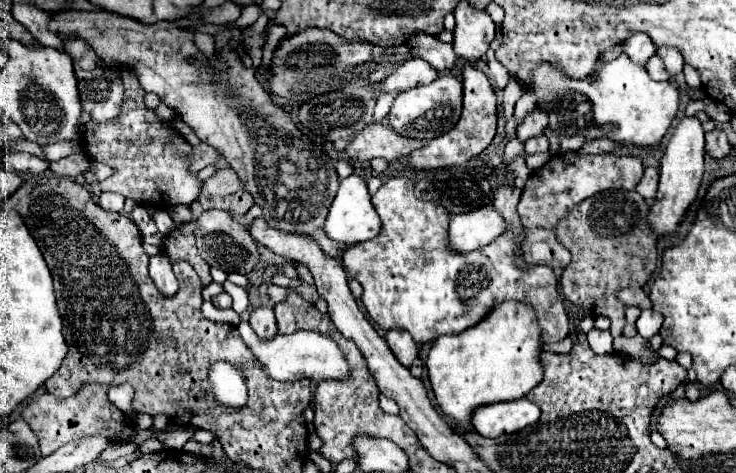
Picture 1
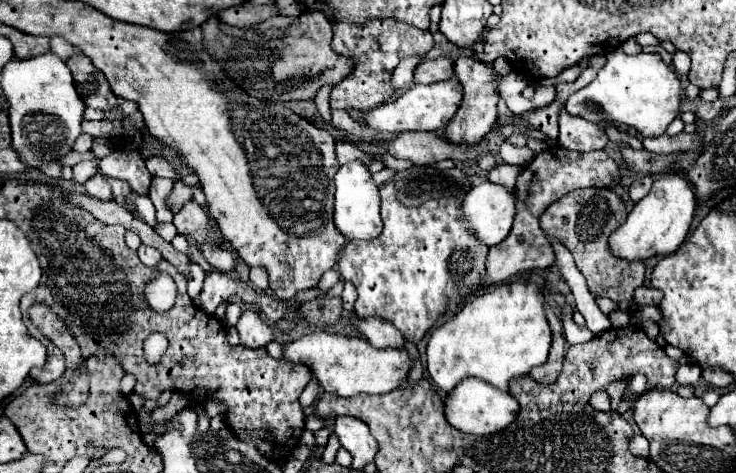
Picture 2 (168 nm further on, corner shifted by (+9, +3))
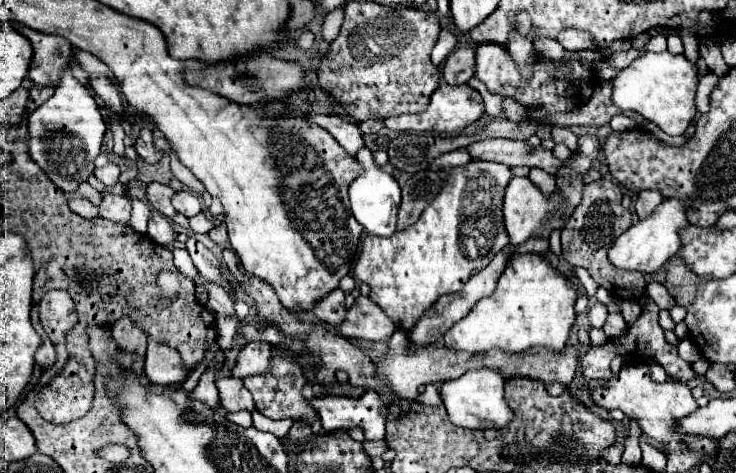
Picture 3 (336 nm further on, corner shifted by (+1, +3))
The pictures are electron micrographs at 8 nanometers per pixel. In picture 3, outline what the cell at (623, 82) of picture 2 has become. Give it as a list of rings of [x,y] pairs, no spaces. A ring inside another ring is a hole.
[[[644,53],[640,59],[632,61],[630,67],[622,69],[616,79],[612,79],[614,91],[612,101],[624,111],[634,111],[644,119],[656,123],[668,135],[684,135],[688,125],[696,115],[696,89],[698,89],[698,67],[690,63],[684,55]]]

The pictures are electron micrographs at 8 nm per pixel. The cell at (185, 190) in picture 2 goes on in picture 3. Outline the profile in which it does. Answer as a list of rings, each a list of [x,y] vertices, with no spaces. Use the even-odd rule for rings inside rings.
[[[150,183],[146,187],[146,201],[150,201],[154,209],[174,209],[170,203],[172,195],[174,195],[174,189],[160,183]]]

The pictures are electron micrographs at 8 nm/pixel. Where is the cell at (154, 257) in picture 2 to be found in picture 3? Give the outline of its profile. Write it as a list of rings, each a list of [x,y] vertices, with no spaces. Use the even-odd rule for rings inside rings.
[[[152,209],[150,219],[148,219],[148,237],[158,245],[168,245],[168,243],[176,241],[176,235],[172,233],[172,225],[156,209]]]

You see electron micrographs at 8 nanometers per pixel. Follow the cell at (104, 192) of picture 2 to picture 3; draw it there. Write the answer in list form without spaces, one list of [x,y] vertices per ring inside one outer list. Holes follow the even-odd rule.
[[[108,163],[106,167],[98,167],[96,169],[96,179],[100,179],[104,185],[112,187],[118,183],[118,177],[120,177],[120,167],[116,163]]]

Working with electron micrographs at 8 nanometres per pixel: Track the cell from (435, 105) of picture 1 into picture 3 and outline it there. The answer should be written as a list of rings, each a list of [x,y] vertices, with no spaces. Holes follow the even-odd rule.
[[[440,85],[426,111],[418,113],[418,115],[398,115],[398,117],[388,117],[384,121],[384,127],[394,129],[394,131],[436,131],[436,133],[454,133],[454,131],[462,131],[464,127],[468,127],[470,123],[478,121],[484,115],[484,101],[480,97],[478,91],[474,91],[468,85]]]

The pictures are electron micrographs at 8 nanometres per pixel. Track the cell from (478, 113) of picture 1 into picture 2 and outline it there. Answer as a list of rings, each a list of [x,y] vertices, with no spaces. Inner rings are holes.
[[[460,57],[454,63],[454,73],[456,73],[456,77],[458,77],[462,89],[464,89],[464,97],[462,97],[462,103],[460,103],[456,115],[452,117],[452,121],[442,131],[442,137],[448,139],[448,143],[454,143],[454,145],[474,147],[494,127],[496,103],[498,103],[498,89],[496,89],[496,81],[494,81],[496,73],[494,73],[492,65],[486,65],[486,63],[482,63],[474,57]]]

